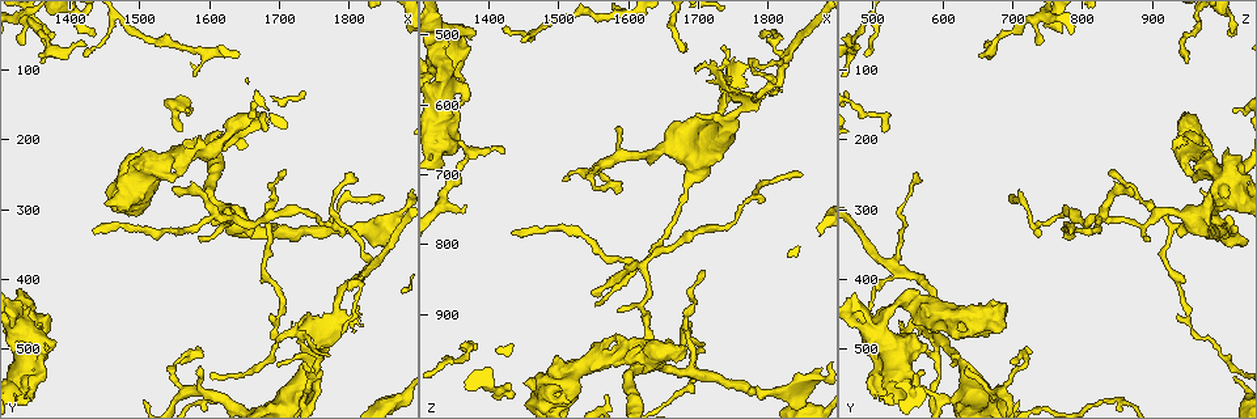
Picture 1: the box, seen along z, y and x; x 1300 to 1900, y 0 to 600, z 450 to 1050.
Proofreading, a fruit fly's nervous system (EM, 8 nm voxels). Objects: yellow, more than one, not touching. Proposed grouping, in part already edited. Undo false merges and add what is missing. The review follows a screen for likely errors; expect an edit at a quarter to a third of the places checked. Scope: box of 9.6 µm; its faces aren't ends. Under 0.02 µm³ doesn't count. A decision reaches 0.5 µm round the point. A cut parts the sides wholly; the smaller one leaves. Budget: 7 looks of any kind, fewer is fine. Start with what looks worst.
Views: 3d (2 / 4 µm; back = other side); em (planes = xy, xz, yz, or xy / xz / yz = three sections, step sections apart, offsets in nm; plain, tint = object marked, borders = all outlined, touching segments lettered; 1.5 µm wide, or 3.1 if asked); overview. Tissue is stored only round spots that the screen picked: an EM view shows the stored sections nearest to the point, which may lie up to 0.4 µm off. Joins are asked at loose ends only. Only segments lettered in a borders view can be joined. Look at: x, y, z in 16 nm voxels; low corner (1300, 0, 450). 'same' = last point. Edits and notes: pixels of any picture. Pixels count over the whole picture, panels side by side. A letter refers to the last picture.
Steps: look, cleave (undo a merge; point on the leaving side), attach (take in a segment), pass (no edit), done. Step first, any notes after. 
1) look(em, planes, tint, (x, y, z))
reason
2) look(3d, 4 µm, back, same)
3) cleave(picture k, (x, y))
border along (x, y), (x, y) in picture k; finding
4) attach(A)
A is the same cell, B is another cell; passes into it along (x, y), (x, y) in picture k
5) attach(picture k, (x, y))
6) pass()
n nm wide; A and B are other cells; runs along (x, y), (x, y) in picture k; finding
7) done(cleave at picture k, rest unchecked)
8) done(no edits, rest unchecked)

look(em, xy, step 8, borders, (1435, 330, 785))
tapers out

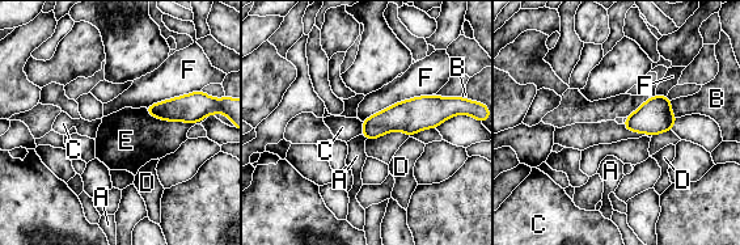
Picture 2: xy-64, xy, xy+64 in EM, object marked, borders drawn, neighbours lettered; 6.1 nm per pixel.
pass()
A, B, C, D, E and F are other cells; border along (362, 122), (363, 134) in picture 2; no lettered segment goes on from it

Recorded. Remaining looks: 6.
look(em, planes, borders, (1585, 340, 895))
thin end

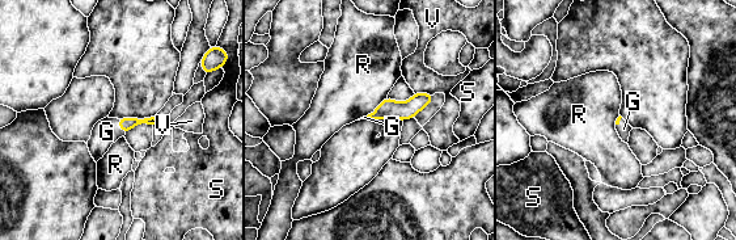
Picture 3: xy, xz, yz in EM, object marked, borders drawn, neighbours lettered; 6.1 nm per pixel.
attach(G)
G is the same cell, R, S and V are other cells; it goes on there

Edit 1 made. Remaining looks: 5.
look(overview)
see it whole again

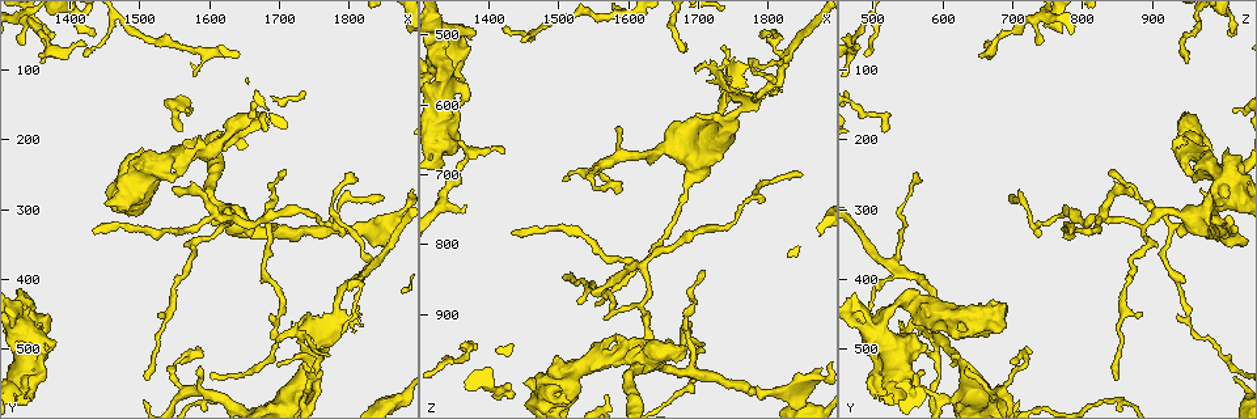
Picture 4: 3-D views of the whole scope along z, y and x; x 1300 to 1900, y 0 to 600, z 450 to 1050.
look(em, planes, borders, (1585, 495, 720))
tapers out

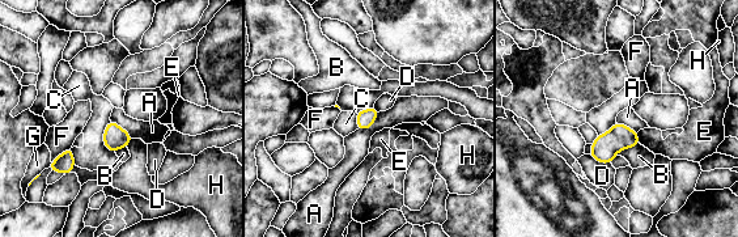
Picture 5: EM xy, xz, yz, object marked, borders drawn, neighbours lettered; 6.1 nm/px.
pass()
110 nm wide; A, B, C, D, E, F, G and H are other cells; border along (380, 111), (369, 127), (357, 130) in picture 5; no lettered segment goes on from it

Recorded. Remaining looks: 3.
done(attach at picture 3, rest unchecked)

